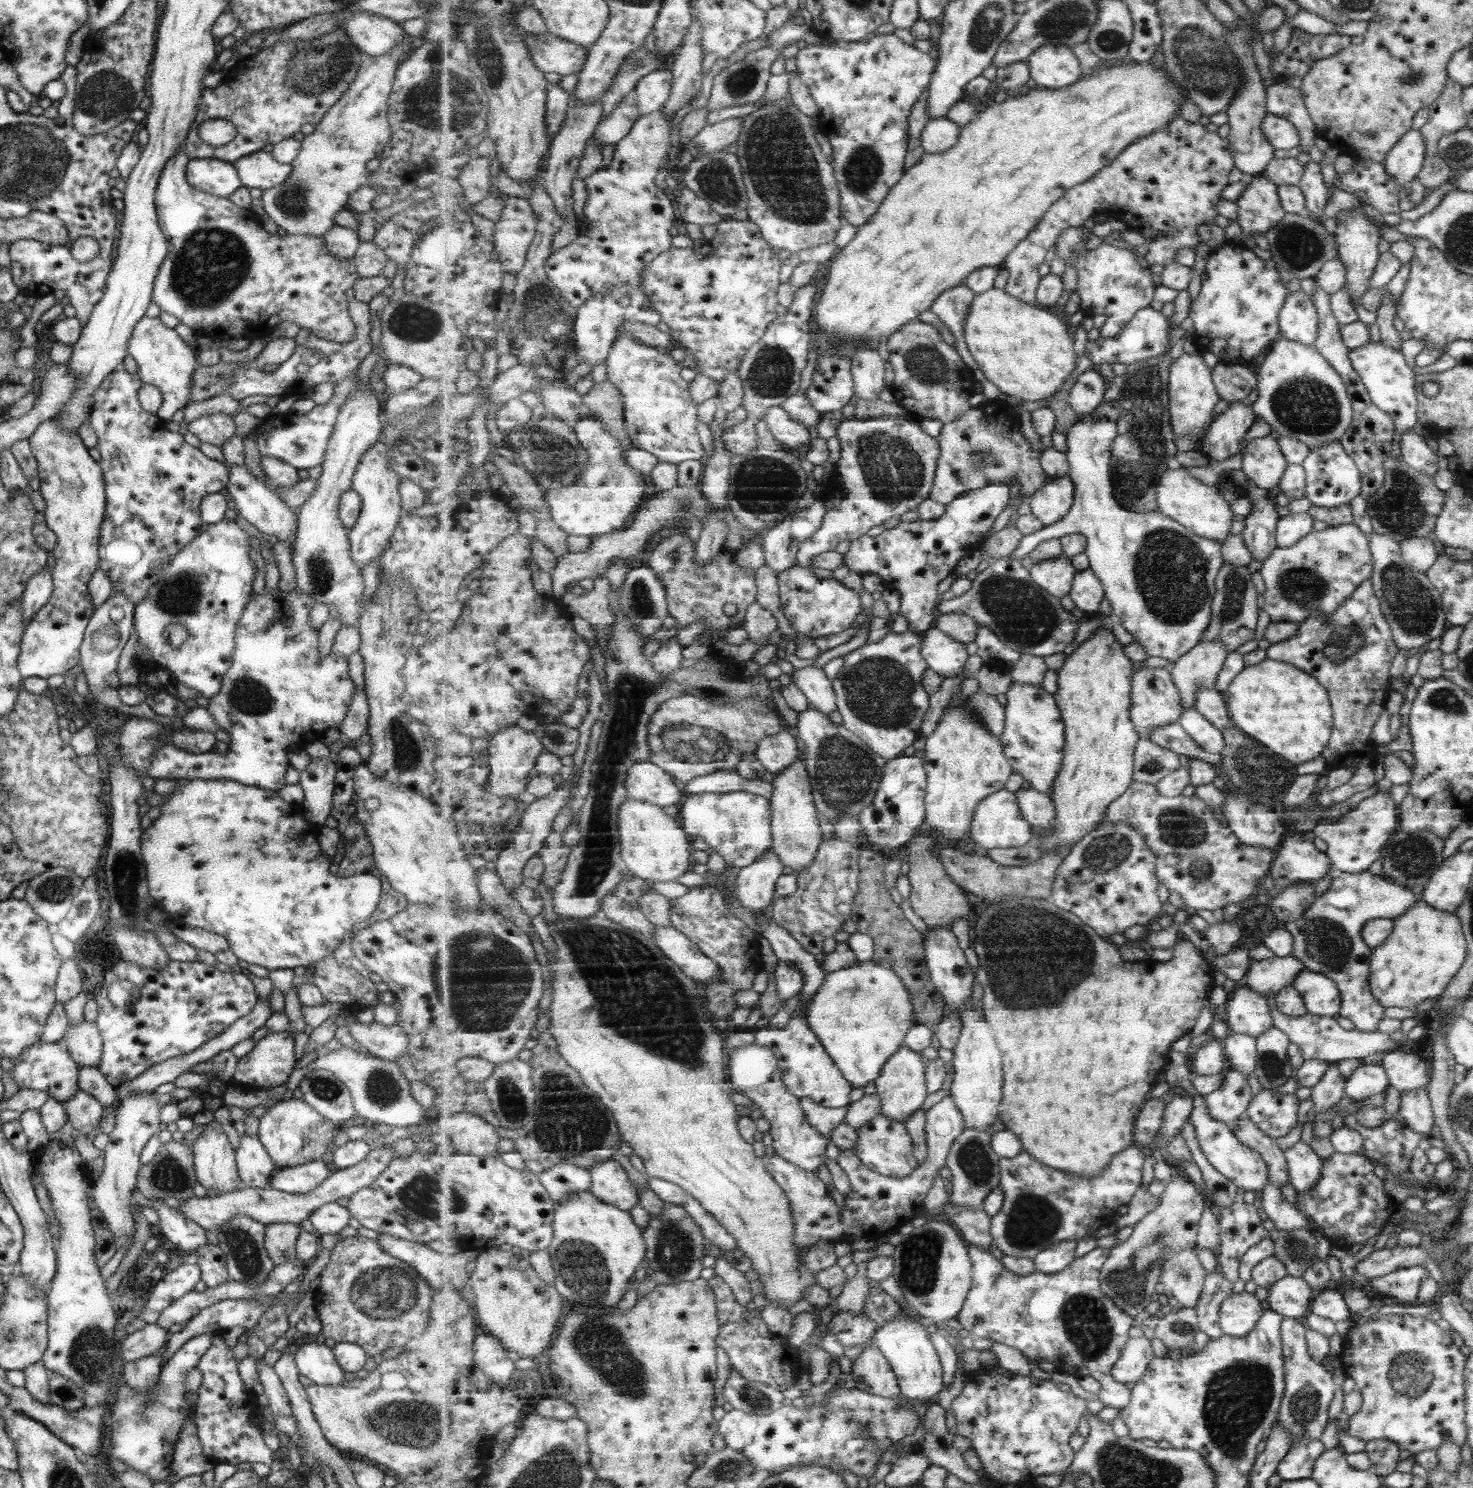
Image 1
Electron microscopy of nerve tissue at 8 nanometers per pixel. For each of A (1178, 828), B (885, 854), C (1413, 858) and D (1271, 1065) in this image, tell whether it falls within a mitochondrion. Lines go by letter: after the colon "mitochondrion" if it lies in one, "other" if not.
A: mitochondrion
B: other
C: mitochondrion
D: mitochondrion

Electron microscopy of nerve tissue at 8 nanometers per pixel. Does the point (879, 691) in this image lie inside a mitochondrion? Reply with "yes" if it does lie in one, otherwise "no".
yes

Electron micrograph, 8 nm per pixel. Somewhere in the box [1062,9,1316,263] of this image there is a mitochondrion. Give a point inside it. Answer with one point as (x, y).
(1202, 60)

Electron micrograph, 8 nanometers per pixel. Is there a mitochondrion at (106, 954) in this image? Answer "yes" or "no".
no

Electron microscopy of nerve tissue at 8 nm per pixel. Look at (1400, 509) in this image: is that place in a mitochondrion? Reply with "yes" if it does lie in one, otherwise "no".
yes

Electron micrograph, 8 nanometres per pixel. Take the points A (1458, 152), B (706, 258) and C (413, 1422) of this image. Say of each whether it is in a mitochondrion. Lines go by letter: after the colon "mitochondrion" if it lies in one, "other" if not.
A: mitochondrion
B: other
C: mitochondrion

